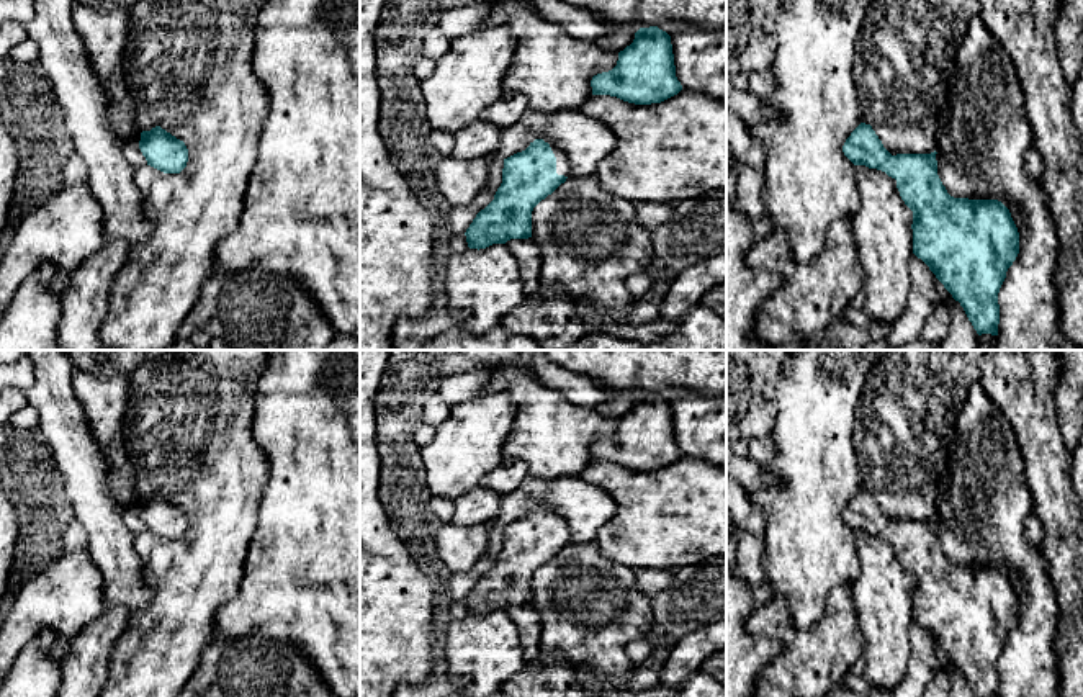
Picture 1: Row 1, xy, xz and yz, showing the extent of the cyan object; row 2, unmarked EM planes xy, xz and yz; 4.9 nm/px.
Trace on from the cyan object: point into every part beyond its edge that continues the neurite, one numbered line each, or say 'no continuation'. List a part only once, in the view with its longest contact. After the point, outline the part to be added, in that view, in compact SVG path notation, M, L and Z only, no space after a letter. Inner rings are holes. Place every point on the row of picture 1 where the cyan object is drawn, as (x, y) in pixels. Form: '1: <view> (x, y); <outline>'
1: xz (563, 167); M550 146L550 147L556 157L556 173L569 178L571 177L571 167L569 167L569 160L568 160L566 154L561 152L559 149L553 147L553 146Z

